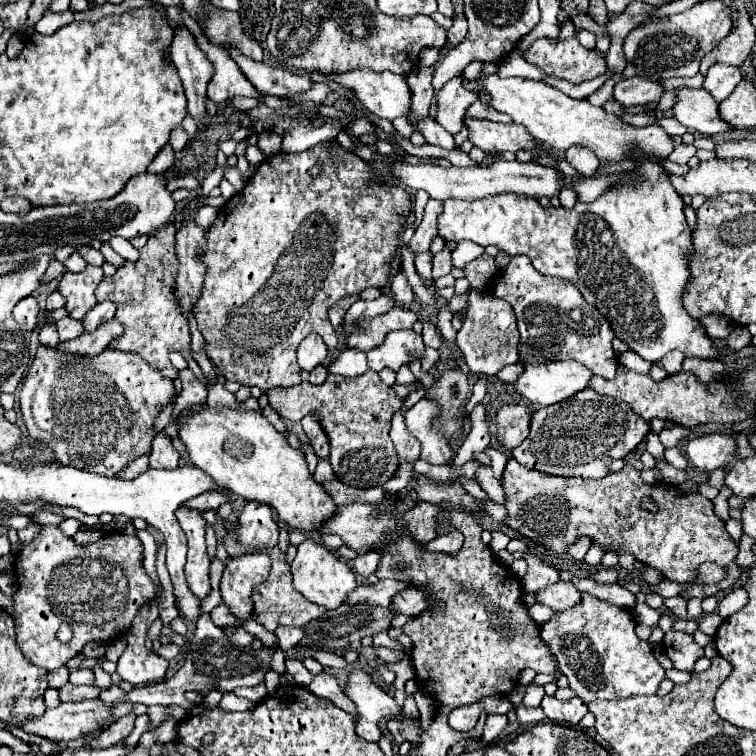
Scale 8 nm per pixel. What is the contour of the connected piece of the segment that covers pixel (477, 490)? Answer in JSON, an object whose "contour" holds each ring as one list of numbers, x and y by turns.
{"contour":[[458,478,456,482,459,482,475,498,483,502,488,500,487,494,481,489,476,480]]}

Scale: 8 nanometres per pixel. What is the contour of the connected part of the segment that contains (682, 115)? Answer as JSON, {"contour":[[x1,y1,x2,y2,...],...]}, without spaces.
{"contour":[[679,86,675,88,677,102,673,106,675,118,687,126,699,132,701,136,715,136,731,130,727,122,719,118,717,102,705,88,689,88,689,86]]}

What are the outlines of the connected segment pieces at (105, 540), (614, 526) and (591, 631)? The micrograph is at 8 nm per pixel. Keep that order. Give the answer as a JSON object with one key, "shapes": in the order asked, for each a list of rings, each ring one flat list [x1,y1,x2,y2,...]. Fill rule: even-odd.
{"shapes":[[[43,526,41,534,39,534,33,542,25,544,23,550,15,556,15,576,17,576,19,586,17,586,17,592,11,596,11,600,13,600,13,620,15,620,15,632,17,632,17,646,21,648,23,656,25,656,27,660,31,660,33,664,37,664,37,666,41,666,41,668,45,668,45,670,55,670,55,668,65,666,65,662,67,662,71,656,75,656,77,652,81,652,83,646,89,644,89,642,111,642,111,640,121,638,121,634,125,634,125,632,129,630,129,626,131,626,137,610,139,610,149,598,153,598,153,594,155,594,153,582,149,580,149,576,147,576,145,570,143,570,143,544,141,544,141,540,135,538,135,536,127,536,127,534,123,534,123,532,113,532,113,530,111,530,109,534,105,534,103,538,99,538,97,542,89,544,89,546,77,546,77,544,73,542,73,538,65,536,57,526],[61,624,69,624,71,630,73,630,73,638,71,638,69,642,57,640,57,630,59,630]],[[511,458,503,472,503,490,507,498,505,508,509,512,505,524,557,554,567,552,575,538,585,534,605,546,605,550,619,548,621,552,631,552,645,566,663,572,665,578,685,582,681,596,687,600,713,596,741,580,743,568,733,562,739,552,737,544,725,532,725,524,713,514,713,502,699,494,679,494,673,484,659,482,649,486,641,480,639,470,631,466,611,472,605,478,583,480,529,470],[643,498,659,502,659,510,643,510],[705,562,723,566,727,576,715,584,695,584,697,570]],[[581,592,581,604,565,612,555,612,547,622,539,624,539,636,553,652,553,658,557,660,559,670,567,676,569,686,577,692,581,700,593,702,593,700,633,698,633,696,655,694,661,680,665,678,663,666,655,660,649,644,635,634,635,626,637,626,637,620,629,612,629,608,619,608,611,602,605,602,587,592]]]}

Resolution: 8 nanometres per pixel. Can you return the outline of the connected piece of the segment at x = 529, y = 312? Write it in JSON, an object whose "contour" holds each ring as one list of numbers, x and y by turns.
{"contour":[[513,256,509,266,491,286,497,298,513,306,517,328,521,334,519,356,525,364,541,364,551,360,575,360,587,366,593,374,613,378,617,372,617,356,611,348,613,330,609,322,589,306,581,292,567,280,541,276,529,256]]}

